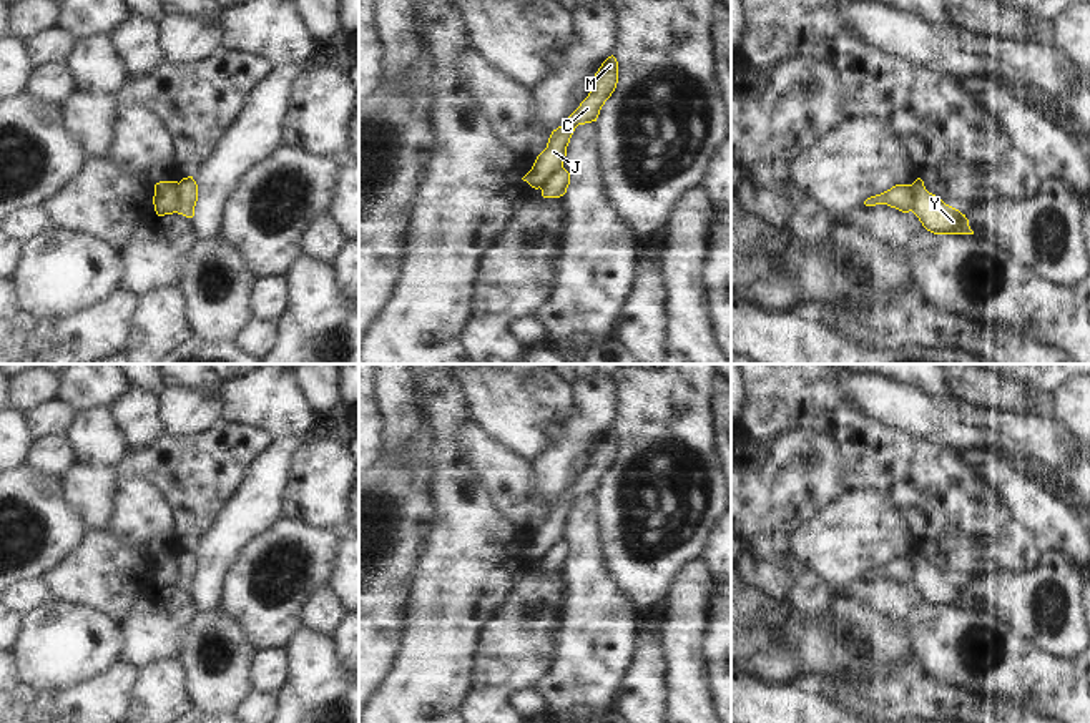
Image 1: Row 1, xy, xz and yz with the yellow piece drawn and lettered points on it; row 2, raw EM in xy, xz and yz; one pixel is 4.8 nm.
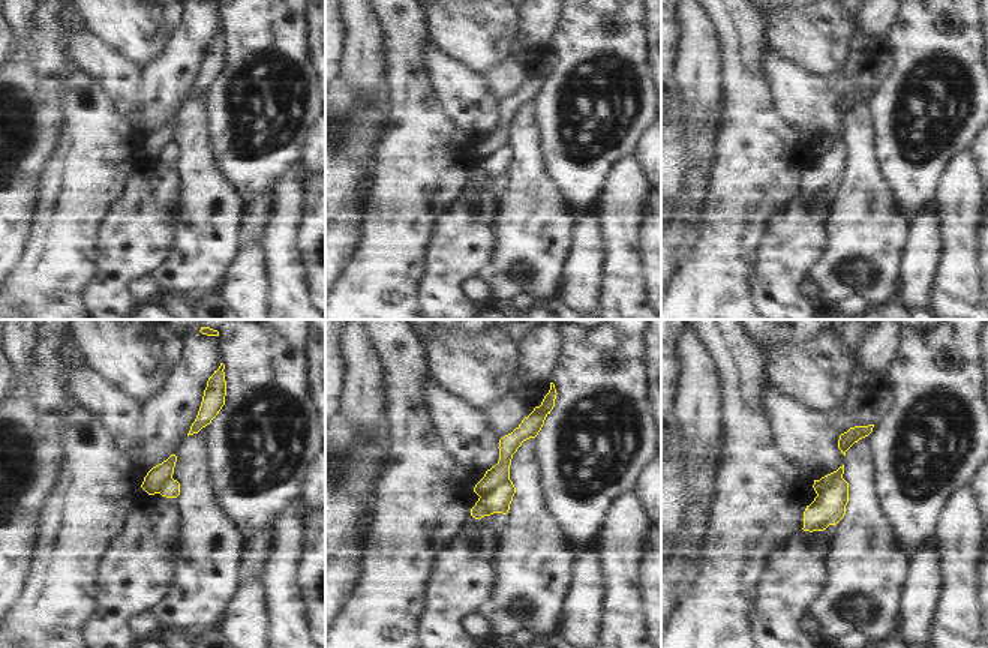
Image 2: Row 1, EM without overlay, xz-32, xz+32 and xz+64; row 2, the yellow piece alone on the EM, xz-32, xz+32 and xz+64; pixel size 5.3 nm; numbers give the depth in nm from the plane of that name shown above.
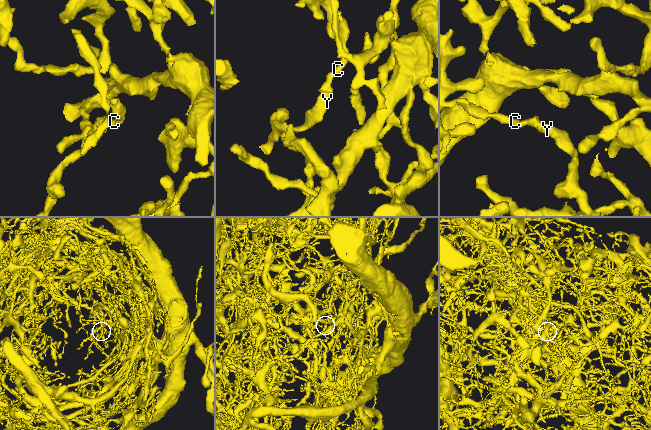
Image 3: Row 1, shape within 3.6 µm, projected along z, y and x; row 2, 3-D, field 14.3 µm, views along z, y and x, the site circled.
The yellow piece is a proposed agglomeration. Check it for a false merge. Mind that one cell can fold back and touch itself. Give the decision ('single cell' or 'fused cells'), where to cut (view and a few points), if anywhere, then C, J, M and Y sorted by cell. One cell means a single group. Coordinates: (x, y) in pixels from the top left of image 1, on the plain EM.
fused cells | xy (178, 555), (178, 580), (175, 584) | C J M / Y

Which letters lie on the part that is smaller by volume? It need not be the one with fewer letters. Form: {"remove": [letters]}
{"remove": ["Y"]}

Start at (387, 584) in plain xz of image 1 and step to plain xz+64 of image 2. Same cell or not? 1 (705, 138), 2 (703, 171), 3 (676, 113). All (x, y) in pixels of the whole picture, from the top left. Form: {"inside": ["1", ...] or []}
{"inside": ["3"]}

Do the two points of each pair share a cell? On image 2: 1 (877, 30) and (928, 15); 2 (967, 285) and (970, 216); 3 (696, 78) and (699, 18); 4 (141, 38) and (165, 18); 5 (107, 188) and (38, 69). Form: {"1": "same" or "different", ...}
{"1": "different", "2": "same", "3": "same", "4": "same", "5": "different"}

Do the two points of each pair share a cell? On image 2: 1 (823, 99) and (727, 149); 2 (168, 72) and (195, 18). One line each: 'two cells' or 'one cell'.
1: two cells
2: one cell

